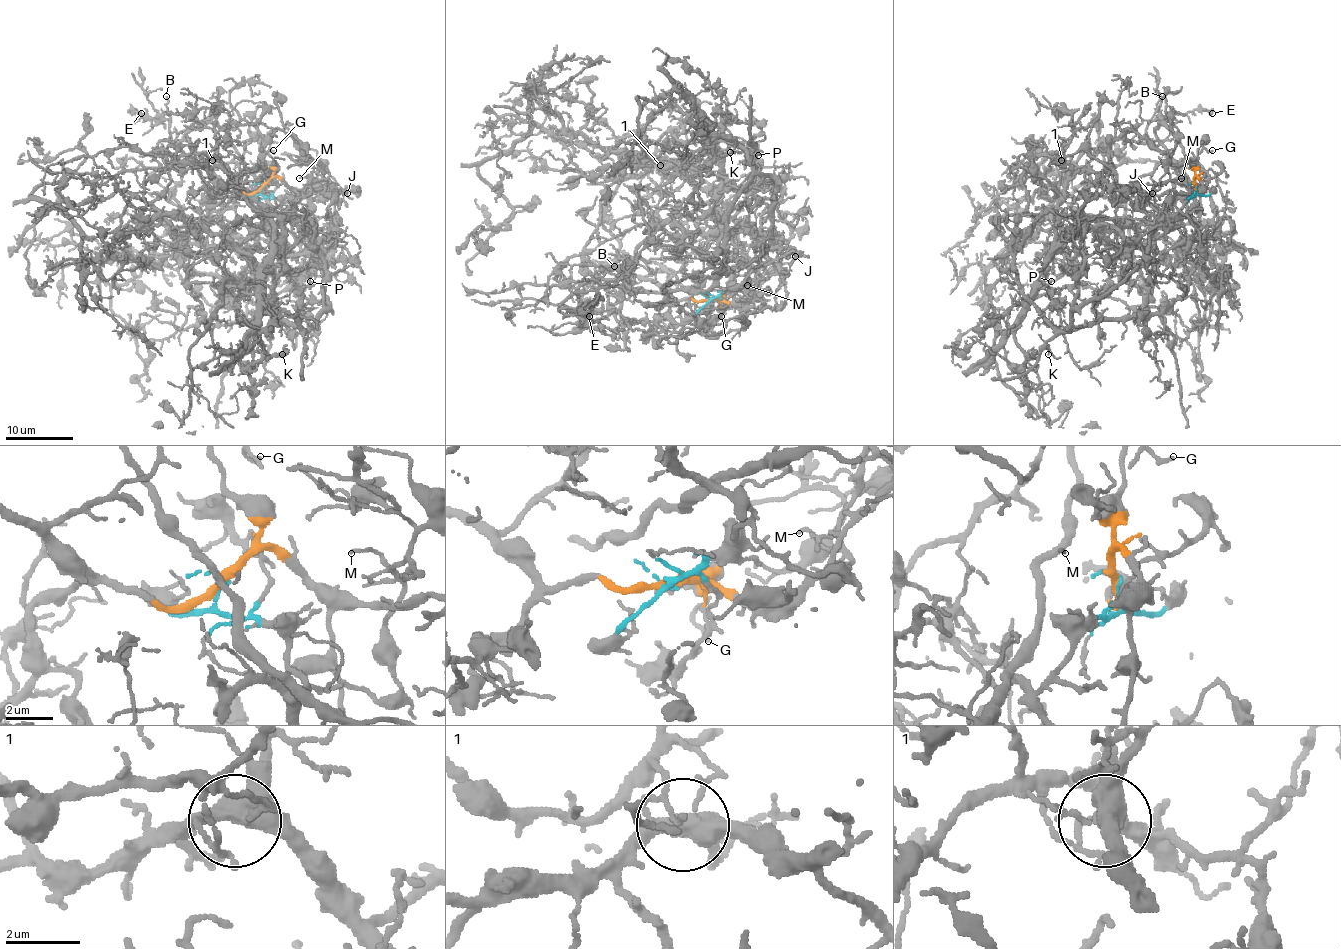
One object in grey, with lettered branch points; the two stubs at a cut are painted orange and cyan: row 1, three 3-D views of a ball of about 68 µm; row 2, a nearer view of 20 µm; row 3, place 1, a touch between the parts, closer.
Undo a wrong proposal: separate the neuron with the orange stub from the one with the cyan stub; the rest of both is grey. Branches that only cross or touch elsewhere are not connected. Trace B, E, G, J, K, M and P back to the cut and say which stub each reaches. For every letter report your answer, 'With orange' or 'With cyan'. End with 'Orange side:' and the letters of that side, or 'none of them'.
B: With cyan
E: With cyan
G: With orange
J: With orange
K: With cyan
M: With orange
P: With cyan
Orange side: G, J, M

